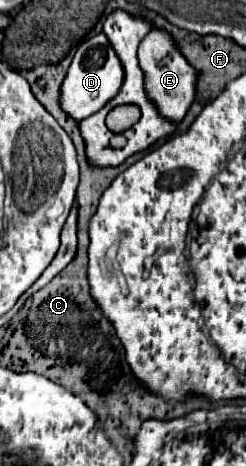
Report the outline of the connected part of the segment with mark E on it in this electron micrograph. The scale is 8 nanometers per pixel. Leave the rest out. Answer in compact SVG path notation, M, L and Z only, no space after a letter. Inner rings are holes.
M153 27L139 45L139 65L145 73L145 89L149 99L159 107L163 115L167 115L173 121L179 121L189 111L191 103L195 101L195 83L199 81L199 71L183 59L183 53L179 53L179 47L175 47L175 39L171 39L169 31L159 31Z

